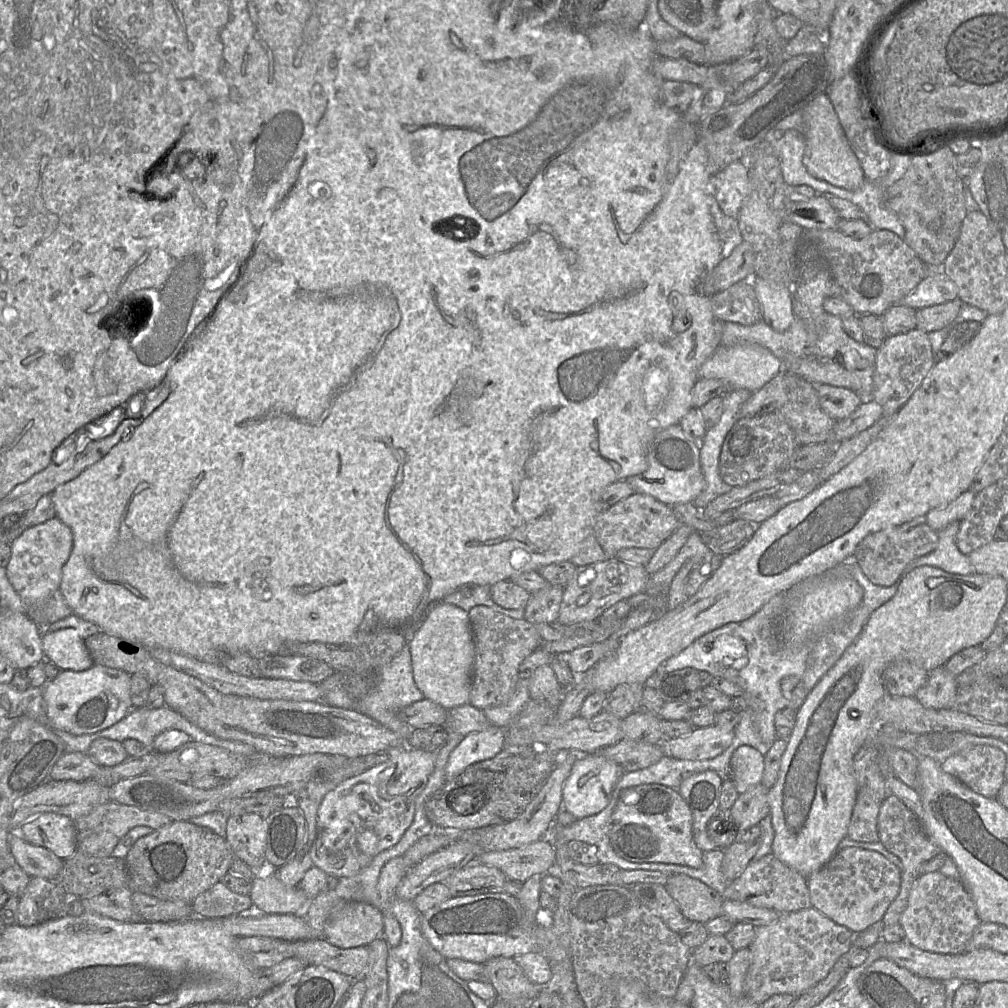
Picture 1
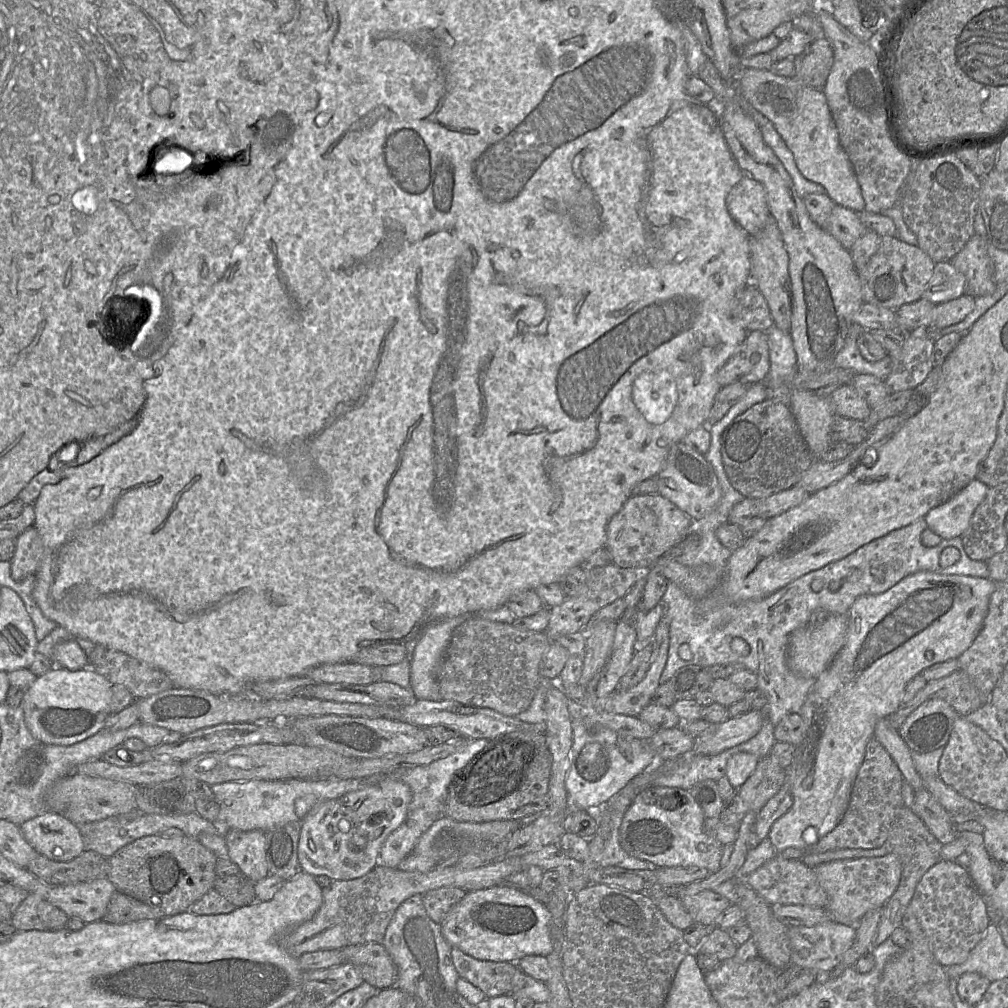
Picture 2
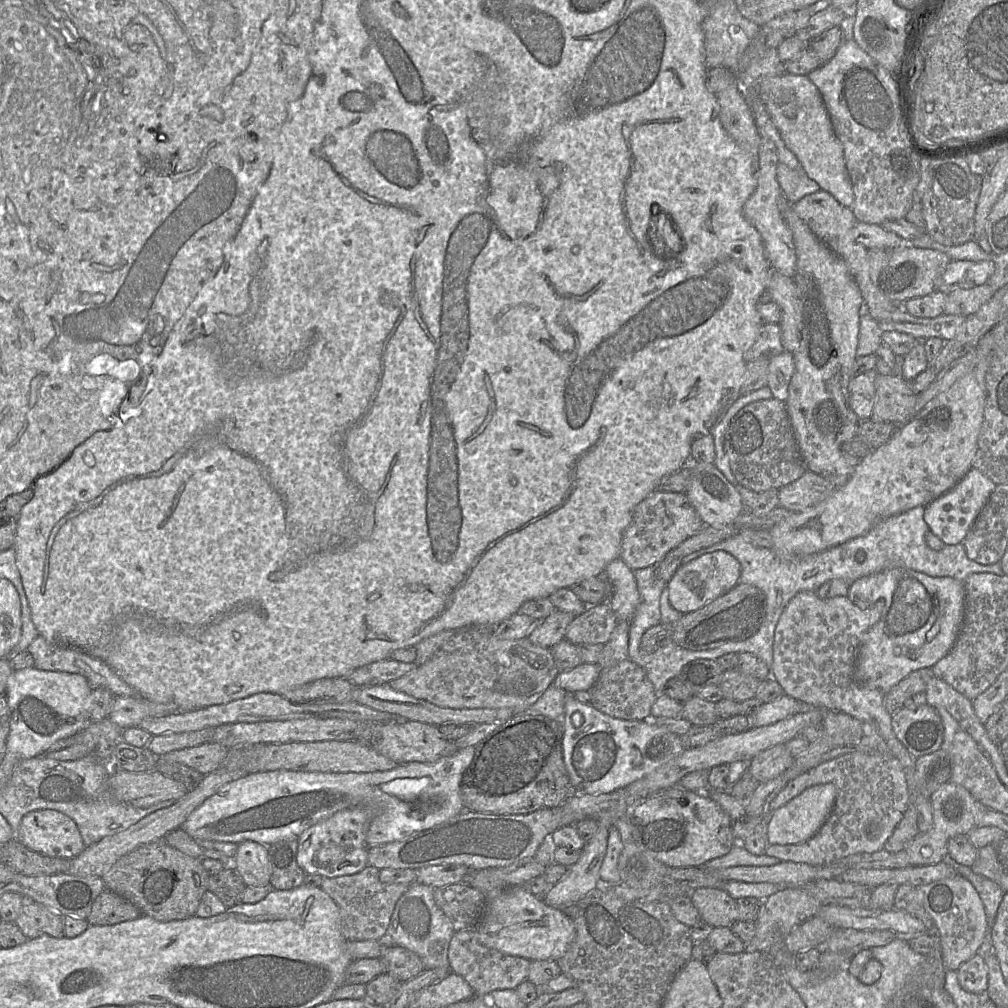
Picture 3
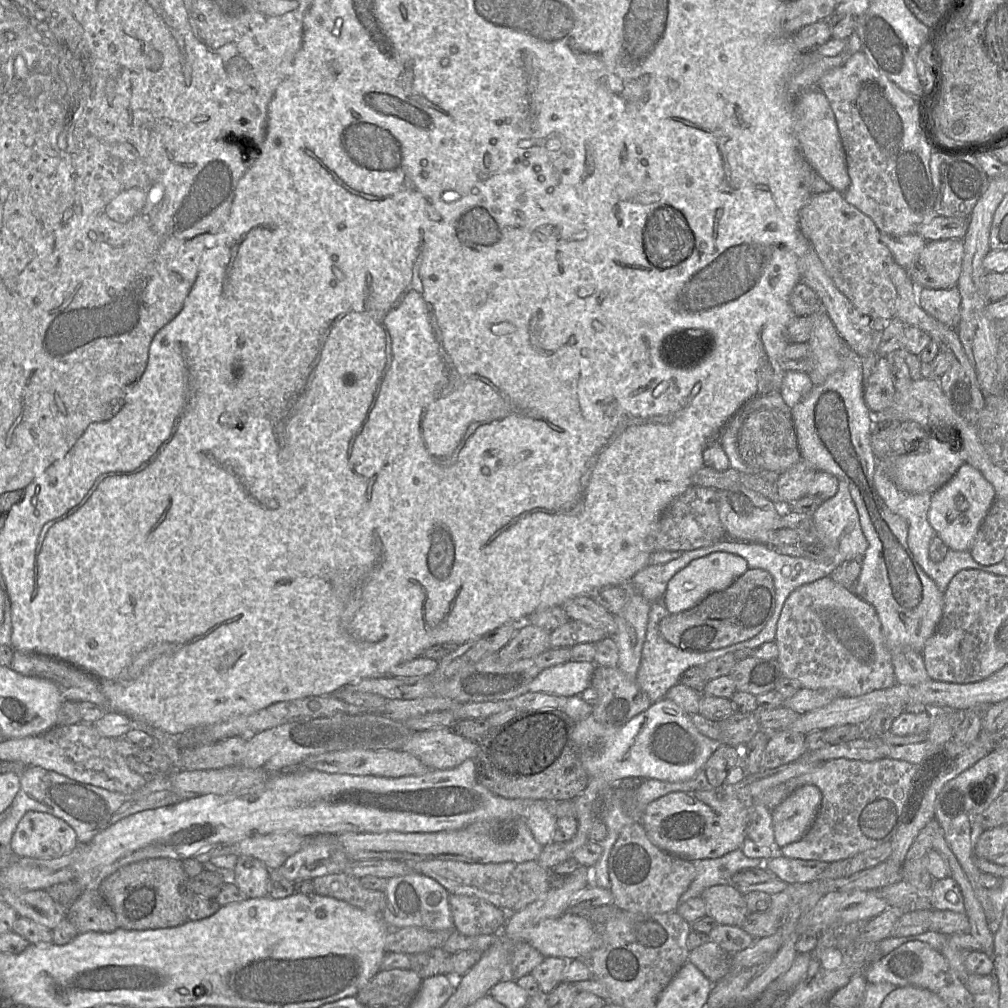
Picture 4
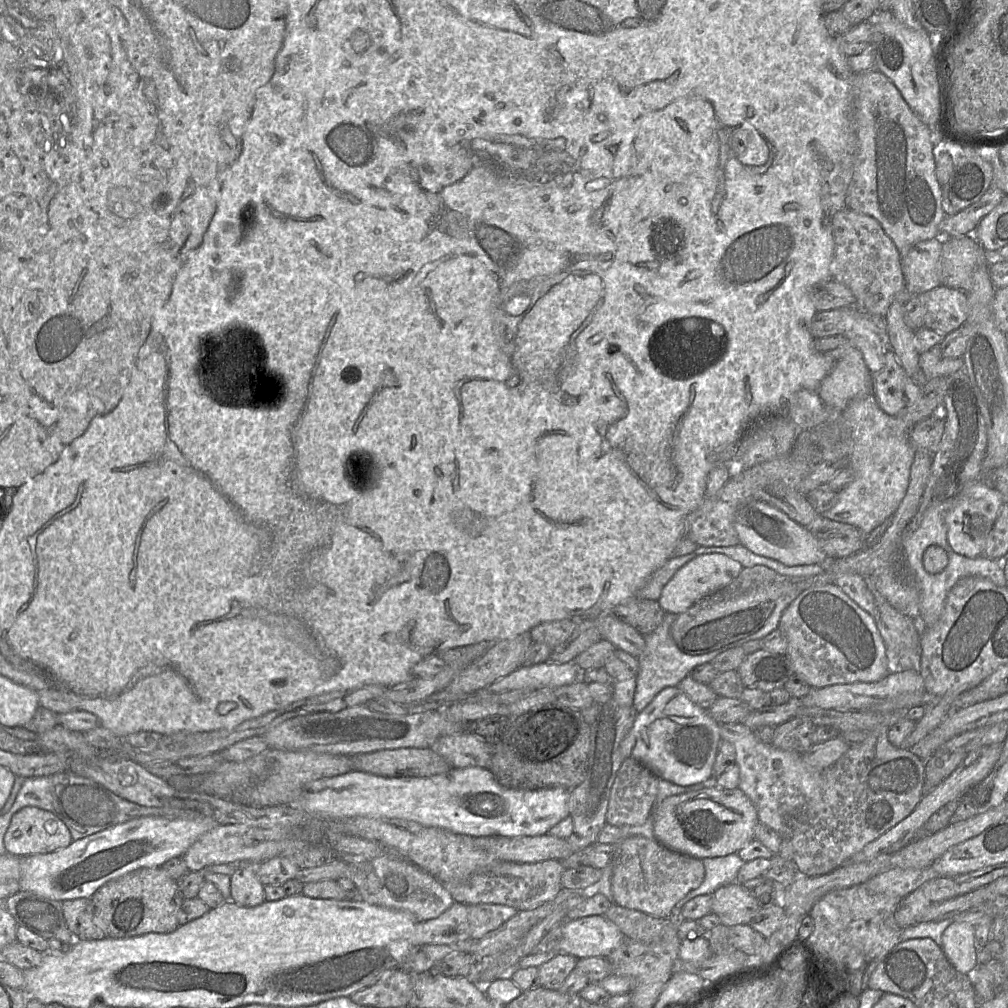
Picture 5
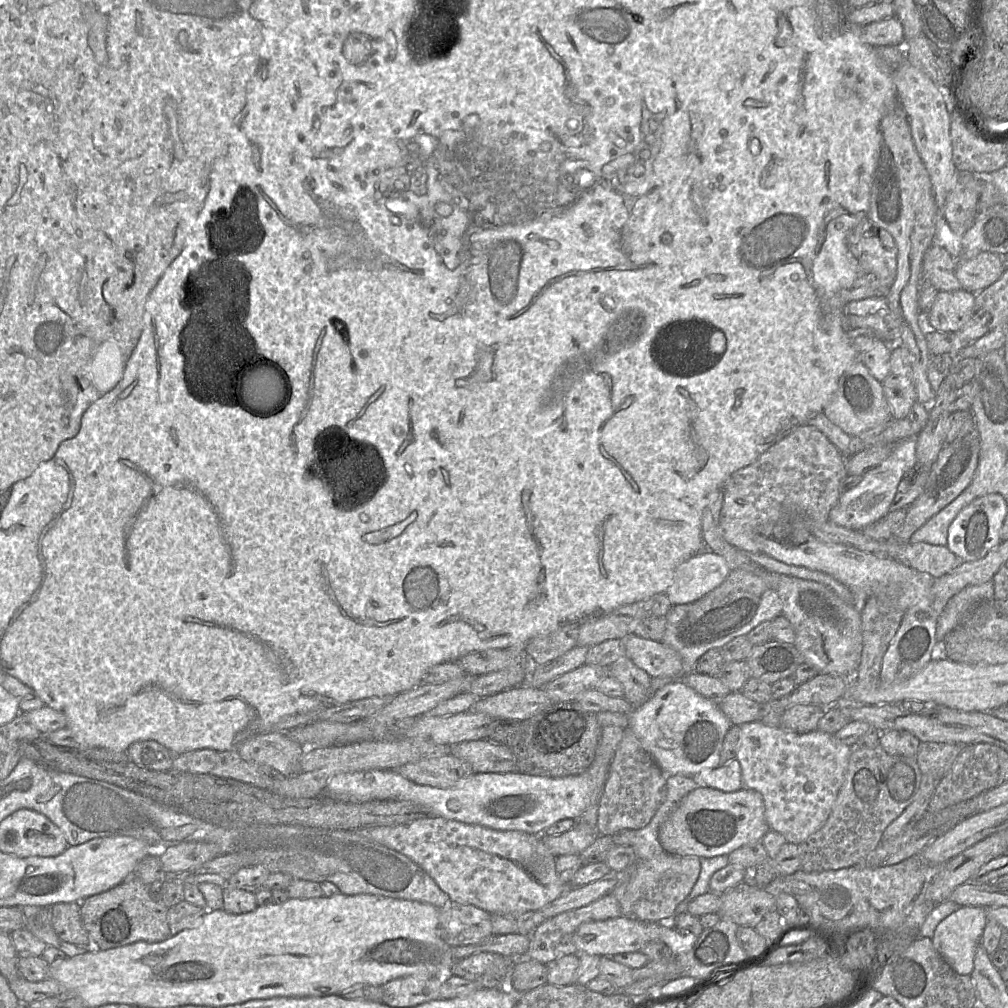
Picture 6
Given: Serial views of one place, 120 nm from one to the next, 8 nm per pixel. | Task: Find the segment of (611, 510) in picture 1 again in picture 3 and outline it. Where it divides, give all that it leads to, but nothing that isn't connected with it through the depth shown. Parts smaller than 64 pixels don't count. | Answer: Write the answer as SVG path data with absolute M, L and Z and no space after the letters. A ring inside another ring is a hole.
M655 490L635 507L631 522L622 535L619 559L633 571L653 567L668 552L705 526L685 493Z

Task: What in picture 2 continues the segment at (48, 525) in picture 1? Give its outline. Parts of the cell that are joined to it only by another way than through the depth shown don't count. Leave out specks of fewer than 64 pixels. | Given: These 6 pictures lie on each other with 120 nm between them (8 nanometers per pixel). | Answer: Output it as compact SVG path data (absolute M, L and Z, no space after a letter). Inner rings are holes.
M35 527L27 528L16 540L16 549L11 559L11 576L15 581L23 581L28 576L35 576L44 553L43 541Z

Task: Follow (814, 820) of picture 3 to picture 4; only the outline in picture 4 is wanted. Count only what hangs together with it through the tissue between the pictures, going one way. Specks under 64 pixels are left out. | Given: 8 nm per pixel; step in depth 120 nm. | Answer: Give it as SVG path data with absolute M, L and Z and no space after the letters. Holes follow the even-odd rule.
M806 785L791 793L772 811L775 847L800 840L811 827L822 801L816 786Z

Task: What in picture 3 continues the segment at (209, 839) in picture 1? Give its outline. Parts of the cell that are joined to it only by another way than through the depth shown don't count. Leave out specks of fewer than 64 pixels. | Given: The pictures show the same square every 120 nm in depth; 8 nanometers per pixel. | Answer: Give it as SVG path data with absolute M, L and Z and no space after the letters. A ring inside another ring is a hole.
M163 838L140 845L123 855L101 878L106 890L130 901L142 915L168 922L183 920L195 914L203 894L208 891L209 876L201 859L170 846Z

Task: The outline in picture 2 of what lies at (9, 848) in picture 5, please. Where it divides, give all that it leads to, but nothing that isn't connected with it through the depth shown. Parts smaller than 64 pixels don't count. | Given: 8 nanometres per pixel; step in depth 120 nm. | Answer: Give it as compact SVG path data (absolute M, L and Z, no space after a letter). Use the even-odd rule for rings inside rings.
M52 811L35 816L19 827L34 850L50 860L68 862L86 849L78 825Z

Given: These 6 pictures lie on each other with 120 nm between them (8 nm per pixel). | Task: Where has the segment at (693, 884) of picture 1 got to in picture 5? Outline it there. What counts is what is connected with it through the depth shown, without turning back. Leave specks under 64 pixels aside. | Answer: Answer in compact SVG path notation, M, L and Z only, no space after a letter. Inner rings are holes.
M737 882L719 887L712 894L712 913L727 927L749 924L761 908L751 890Z

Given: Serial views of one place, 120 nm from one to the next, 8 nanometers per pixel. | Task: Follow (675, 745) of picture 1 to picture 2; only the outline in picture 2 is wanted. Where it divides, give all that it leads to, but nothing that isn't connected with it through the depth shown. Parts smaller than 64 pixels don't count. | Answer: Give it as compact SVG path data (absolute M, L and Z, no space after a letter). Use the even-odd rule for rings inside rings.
M751 710L746 715L716 724L712 732L696 738L693 753L713 756L753 738L766 720L765 710Z

